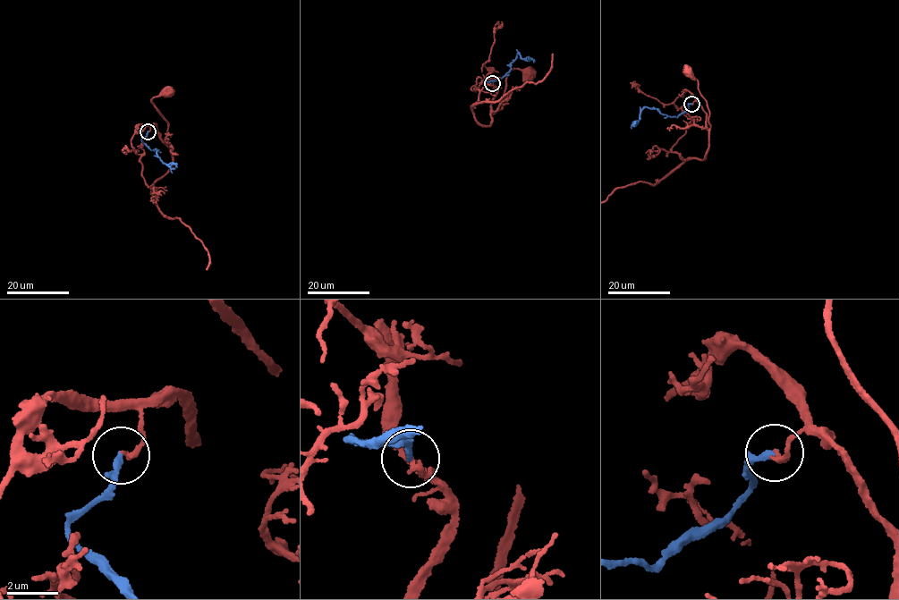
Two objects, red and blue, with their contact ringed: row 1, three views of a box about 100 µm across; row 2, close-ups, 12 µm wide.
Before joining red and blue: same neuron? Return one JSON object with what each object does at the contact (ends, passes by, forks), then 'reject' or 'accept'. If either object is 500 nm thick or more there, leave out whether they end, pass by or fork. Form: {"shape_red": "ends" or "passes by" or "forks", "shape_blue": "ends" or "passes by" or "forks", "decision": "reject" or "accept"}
{"shape_red": "ends", "shape_blue": "ends", "decision": "reject"}

